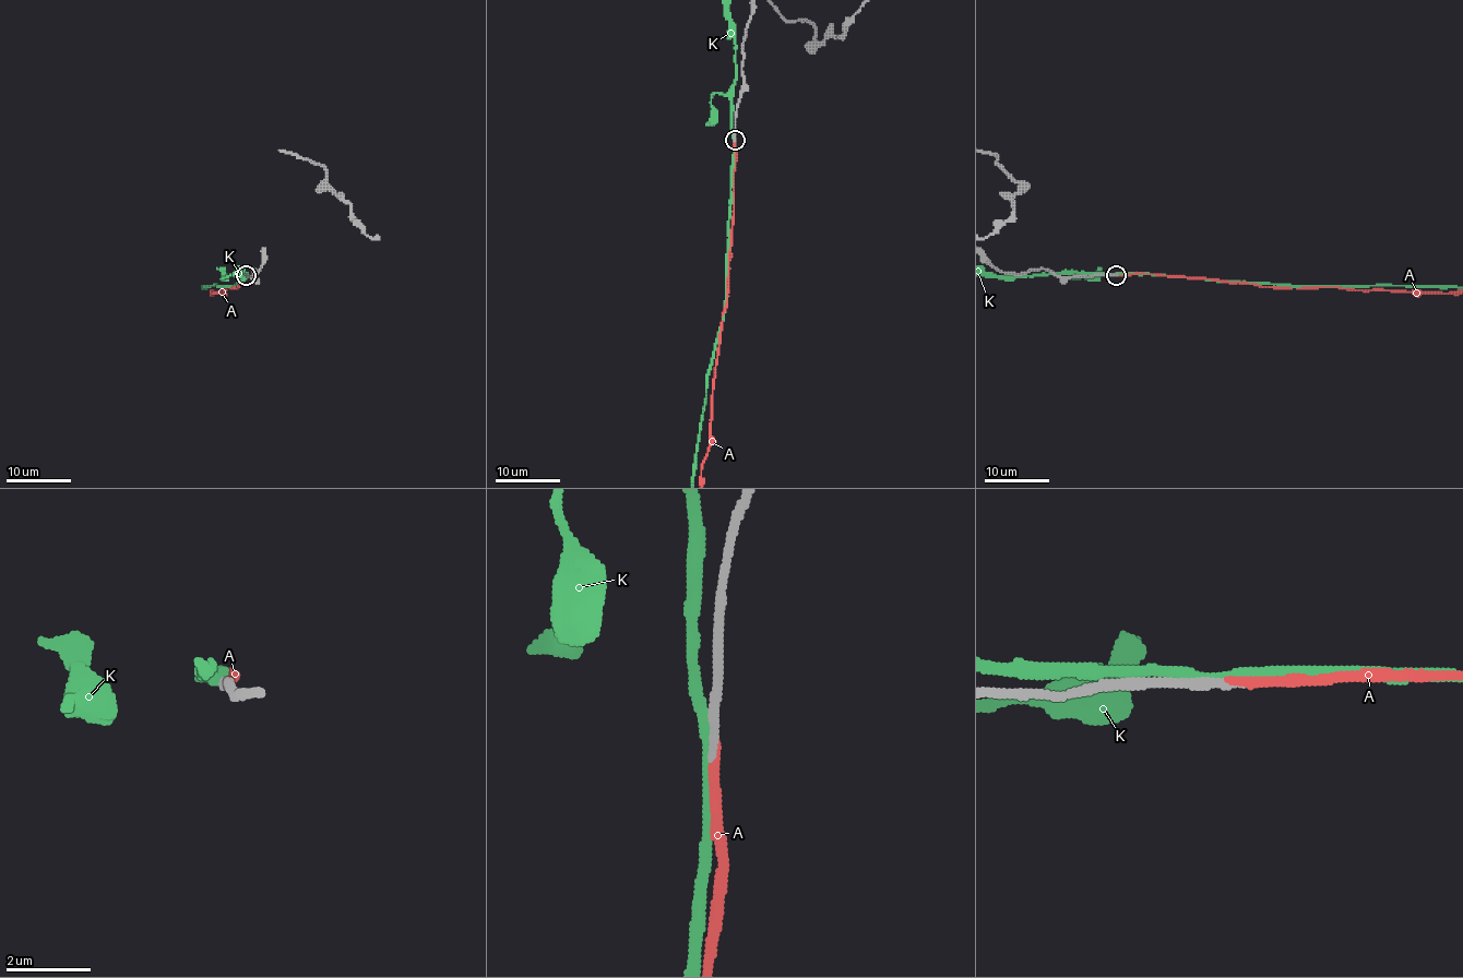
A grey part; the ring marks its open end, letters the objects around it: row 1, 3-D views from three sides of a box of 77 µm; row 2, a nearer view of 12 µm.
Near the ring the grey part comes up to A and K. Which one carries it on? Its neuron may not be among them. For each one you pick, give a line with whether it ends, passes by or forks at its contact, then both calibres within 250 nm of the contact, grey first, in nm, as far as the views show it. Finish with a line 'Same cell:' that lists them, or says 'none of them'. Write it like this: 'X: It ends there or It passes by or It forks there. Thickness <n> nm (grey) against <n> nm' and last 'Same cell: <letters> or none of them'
A: It ends there. Thickness 260 nm (grey) against 220 nm
Same cell: A

